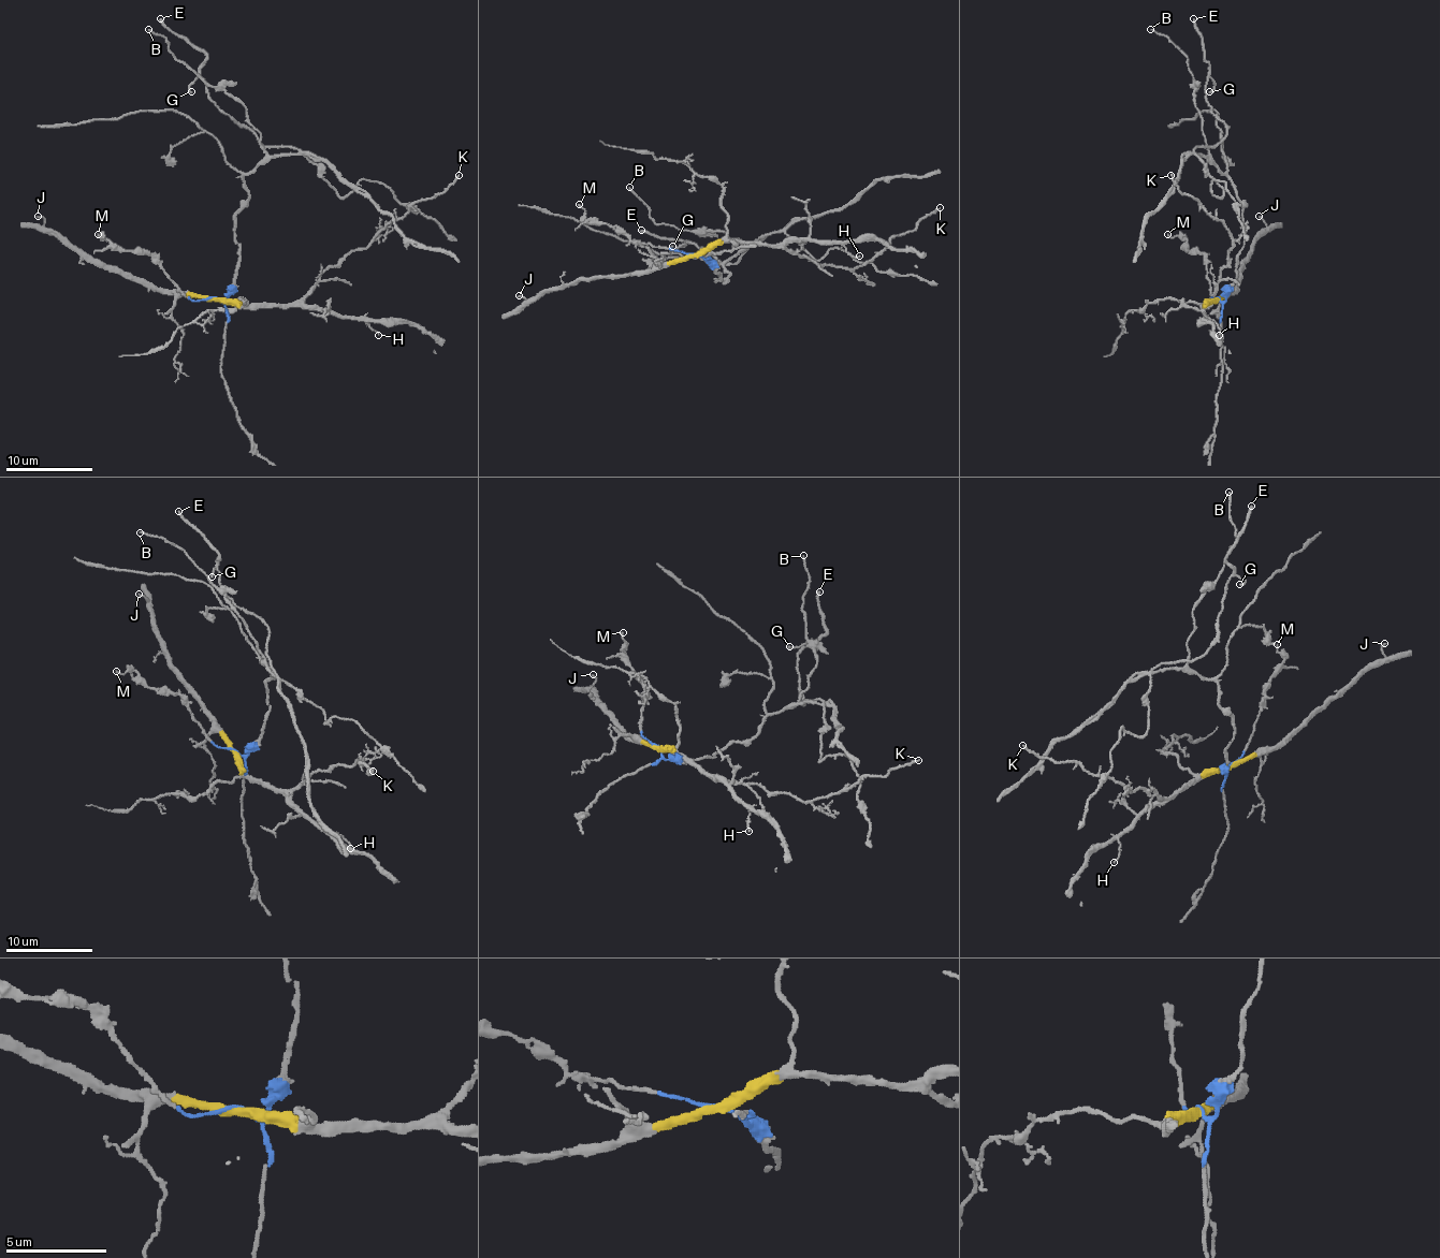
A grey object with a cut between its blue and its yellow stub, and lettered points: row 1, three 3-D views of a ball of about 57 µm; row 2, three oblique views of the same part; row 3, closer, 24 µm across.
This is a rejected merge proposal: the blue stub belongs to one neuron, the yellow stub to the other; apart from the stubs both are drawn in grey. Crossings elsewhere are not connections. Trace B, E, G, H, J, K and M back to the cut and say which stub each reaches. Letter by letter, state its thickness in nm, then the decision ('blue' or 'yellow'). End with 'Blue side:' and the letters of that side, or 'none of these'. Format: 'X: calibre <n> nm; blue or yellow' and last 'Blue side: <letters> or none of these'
B: calibre 130 nm; blue
E: calibre 220 nm; blue
G: calibre 170 nm; blue
H: calibre 110 nm; yellow
J: calibre 120 nm; yellow
K: calibre 180 nm; yellow
M: calibre 130 nm; blue
Blue side: B, E, G, M

